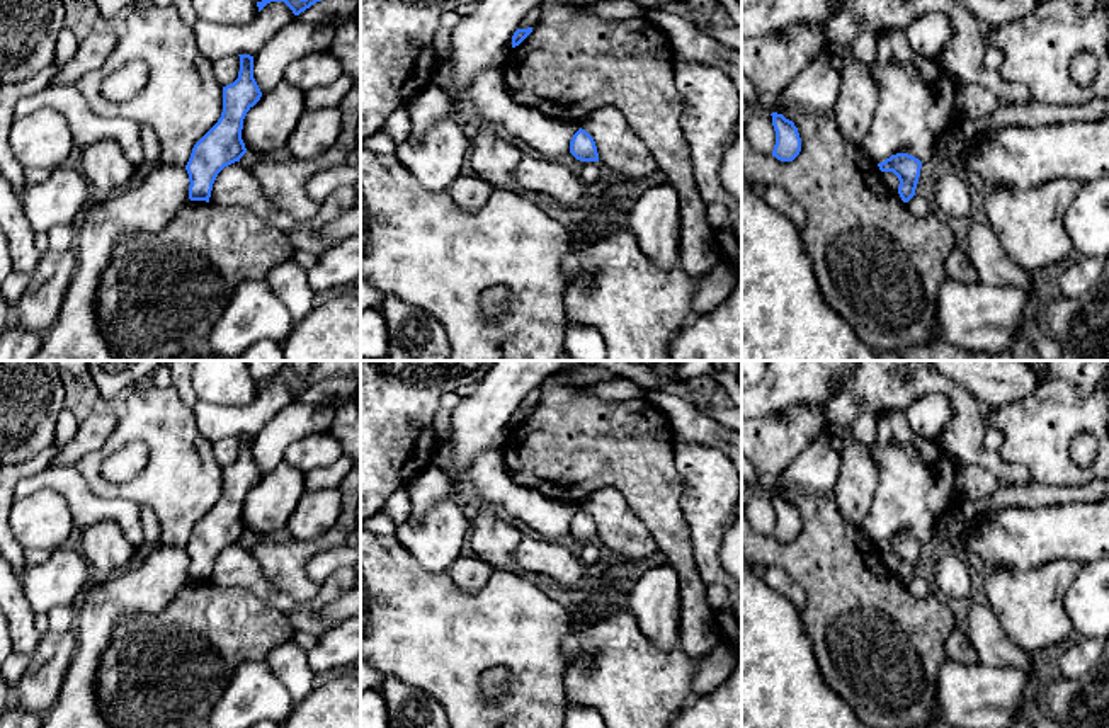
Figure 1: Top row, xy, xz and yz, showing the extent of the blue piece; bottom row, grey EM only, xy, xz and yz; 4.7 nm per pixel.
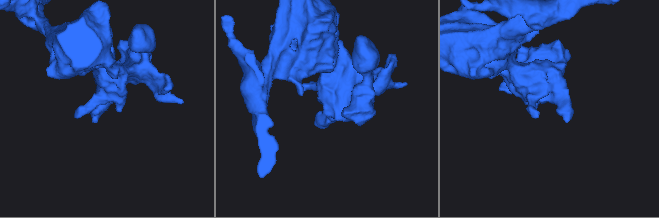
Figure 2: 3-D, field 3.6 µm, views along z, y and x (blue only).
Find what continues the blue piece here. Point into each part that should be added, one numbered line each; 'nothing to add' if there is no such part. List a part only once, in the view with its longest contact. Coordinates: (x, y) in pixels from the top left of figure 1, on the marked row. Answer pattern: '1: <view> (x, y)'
nothing to add

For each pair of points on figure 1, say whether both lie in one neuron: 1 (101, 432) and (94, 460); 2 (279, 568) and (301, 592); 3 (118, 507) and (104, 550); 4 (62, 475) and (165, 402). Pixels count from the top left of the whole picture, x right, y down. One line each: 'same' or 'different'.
1: different
2: same
3: different
4: different

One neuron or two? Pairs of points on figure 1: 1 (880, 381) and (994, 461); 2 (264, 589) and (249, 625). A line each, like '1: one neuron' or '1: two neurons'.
1: one neuron
2: two neurons

